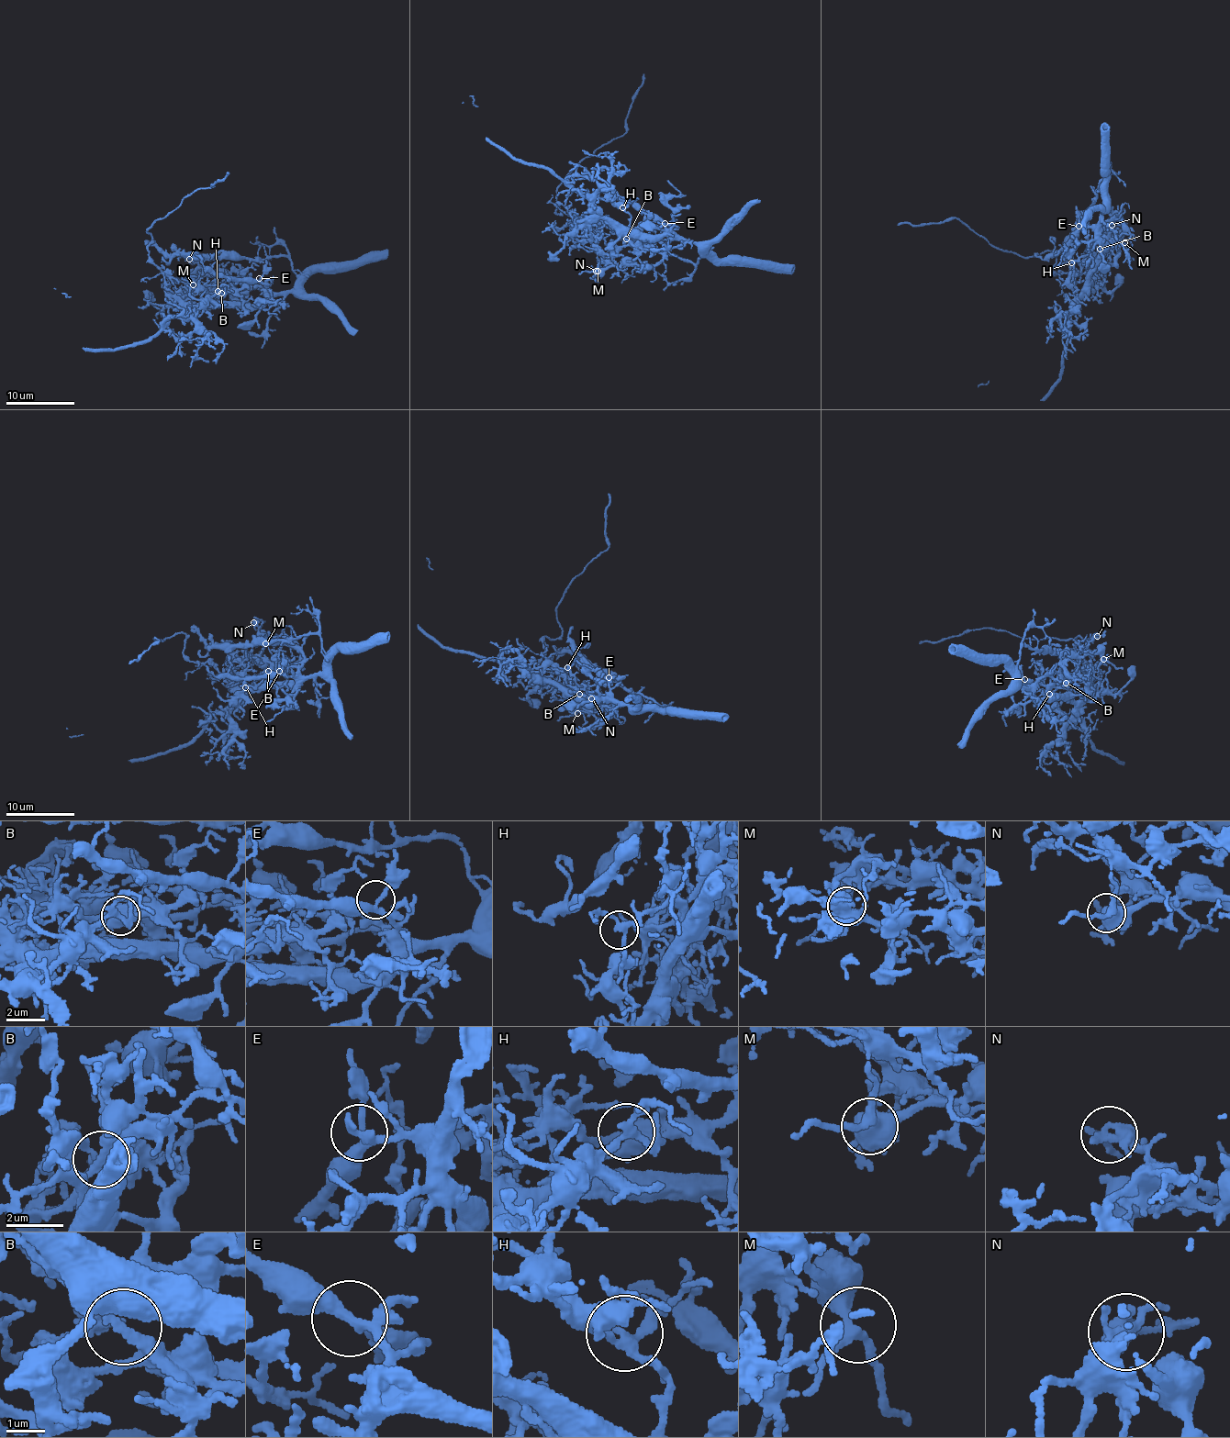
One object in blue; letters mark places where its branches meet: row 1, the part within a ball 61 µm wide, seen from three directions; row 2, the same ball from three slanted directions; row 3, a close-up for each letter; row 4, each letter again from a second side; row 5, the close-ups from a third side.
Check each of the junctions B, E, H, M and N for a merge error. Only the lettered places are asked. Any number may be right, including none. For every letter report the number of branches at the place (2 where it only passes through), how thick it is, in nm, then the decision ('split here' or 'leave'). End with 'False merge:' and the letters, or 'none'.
B: 3 | 220 nm | split here
E: 3 | 240 nm | leave
H: 3 | 190 nm | leave
M: 3 | 280 nm | leave
N: 3 | 280 nm | leave
False merge: B

